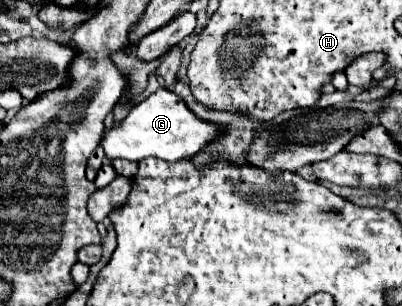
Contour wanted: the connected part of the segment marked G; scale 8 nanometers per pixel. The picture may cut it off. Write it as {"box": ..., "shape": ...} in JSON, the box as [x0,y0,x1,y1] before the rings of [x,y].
{"box":[100,87,218,161],"shape":[[[160,87],[148,99],[134,105],[126,119],[114,123],[108,133],[102,135],[100,147],[104,149],[110,161],[128,159],[142,161],[146,157],[158,157],[164,161],[180,161],[190,159],[196,151],[200,151],[208,141],[212,141],[218,133],[218,125],[206,123],[192,115],[186,103],[172,91]]]}

